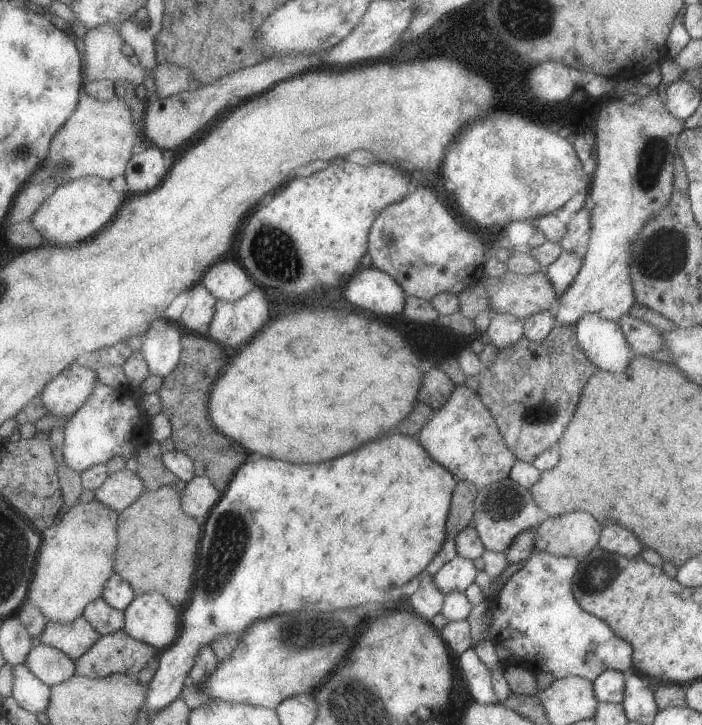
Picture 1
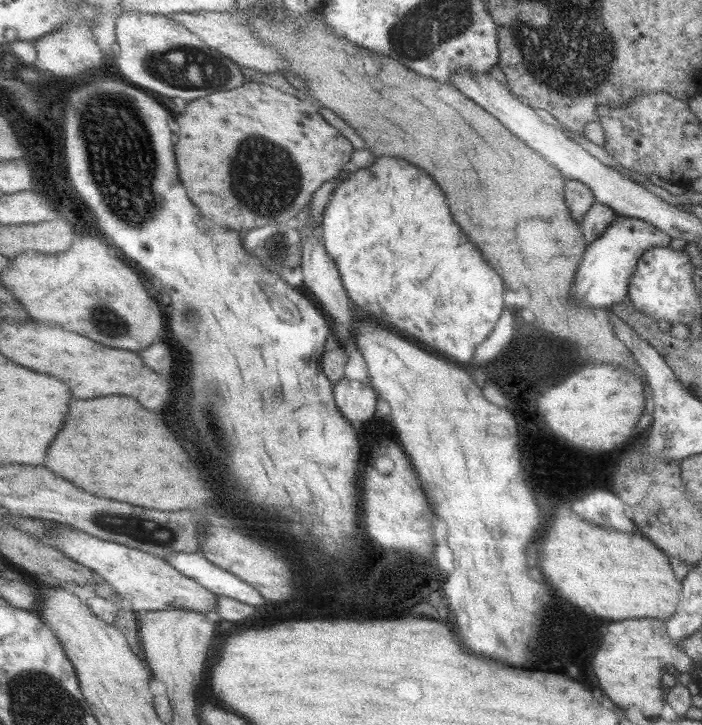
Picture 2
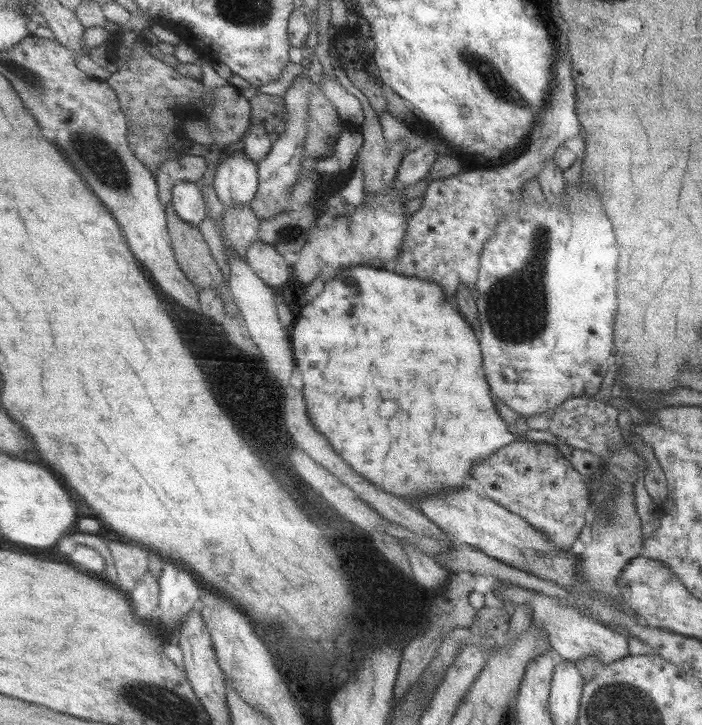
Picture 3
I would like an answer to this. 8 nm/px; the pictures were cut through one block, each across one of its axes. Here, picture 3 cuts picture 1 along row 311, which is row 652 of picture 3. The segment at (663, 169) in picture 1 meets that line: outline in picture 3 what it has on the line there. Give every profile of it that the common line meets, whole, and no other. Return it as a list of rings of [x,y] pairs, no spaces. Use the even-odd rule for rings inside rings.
[[[497,580],[491,586],[492,594],[499,599],[504,606],[515,608],[519,603],[525,603],[531,607],[531,624],[537,629],[547,634],[547,641],[551,645],[551,651],[556,659],[563,661],[575,662],[585,658],[585,656],[595,656],[599,664],[609,664],[610,662],[623,659],[627,653],[627,638],[617,632],[613,632],[605,625],[581,614],[579,610],[571,608],[566,602],[559,602],[557,598],[543,595],[539,592],[522,588],[521,586],[513,586],[509,582]]]

